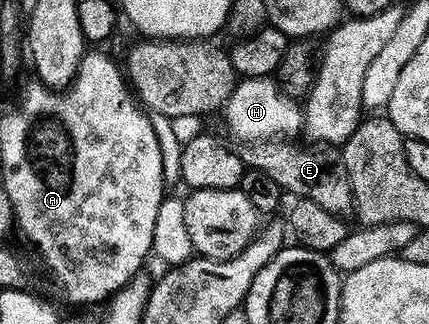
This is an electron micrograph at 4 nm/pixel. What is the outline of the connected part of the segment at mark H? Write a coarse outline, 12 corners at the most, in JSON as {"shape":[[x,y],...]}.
{"shape":[[271,77],[240,78],[222,107],[241,143],[292,140],[301,103]]}

